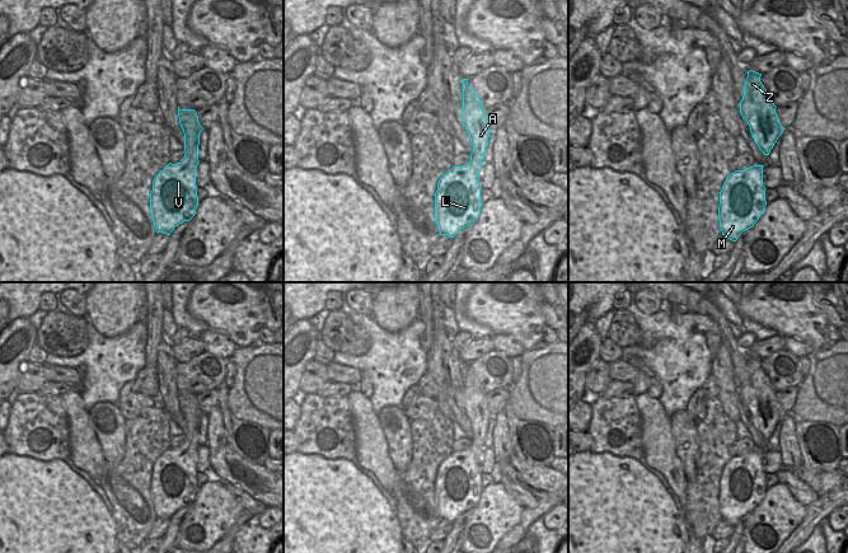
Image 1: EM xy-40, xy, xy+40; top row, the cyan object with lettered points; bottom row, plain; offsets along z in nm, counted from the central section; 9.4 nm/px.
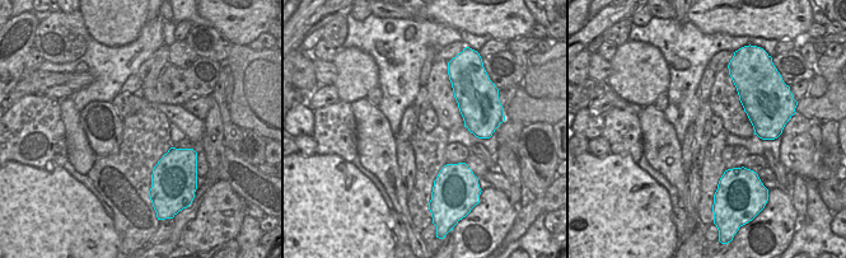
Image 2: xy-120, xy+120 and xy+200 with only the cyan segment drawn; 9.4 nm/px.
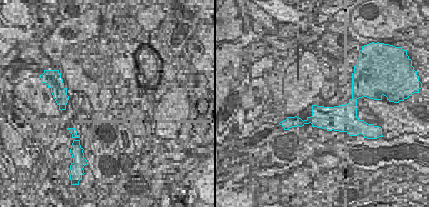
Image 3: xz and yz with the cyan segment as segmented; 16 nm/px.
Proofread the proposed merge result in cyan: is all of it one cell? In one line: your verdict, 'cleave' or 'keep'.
keep

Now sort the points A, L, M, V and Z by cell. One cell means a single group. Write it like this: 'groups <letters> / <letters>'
groups A L M V Z

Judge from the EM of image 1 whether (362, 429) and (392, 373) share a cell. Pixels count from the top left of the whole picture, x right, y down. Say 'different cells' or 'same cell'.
different cells

